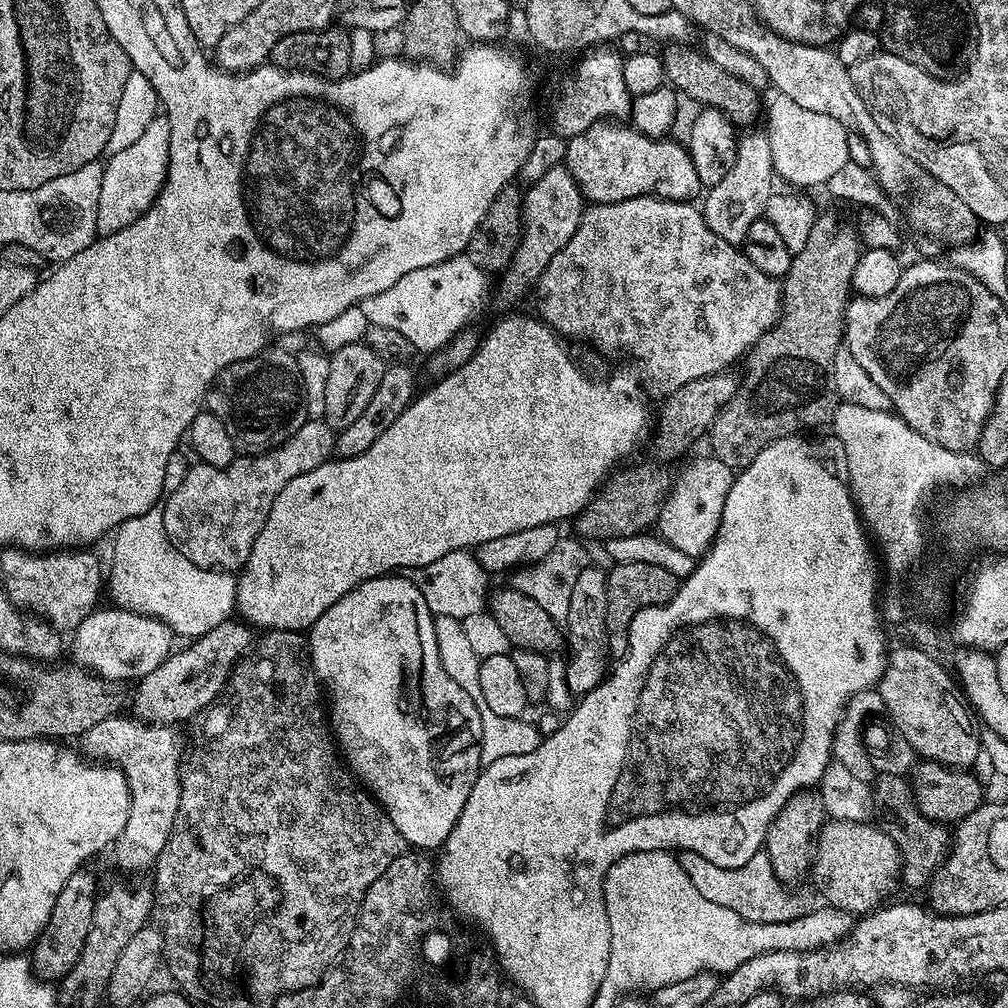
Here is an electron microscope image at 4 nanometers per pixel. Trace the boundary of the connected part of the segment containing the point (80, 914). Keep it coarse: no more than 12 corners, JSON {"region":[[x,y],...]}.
{"region":[[80,868],[58,894],[30,959],[59,982],[94,918],[96,876]]}

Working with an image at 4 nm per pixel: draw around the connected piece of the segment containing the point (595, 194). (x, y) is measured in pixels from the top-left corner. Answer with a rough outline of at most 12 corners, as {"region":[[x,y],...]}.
{"region":[[615,120],[571,137],[563,165],[593,204],[702,192],[683,143]]}

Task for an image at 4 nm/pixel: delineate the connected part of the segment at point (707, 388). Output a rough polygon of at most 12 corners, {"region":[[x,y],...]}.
{"region":[[725,370],[667,395],[651,441],[668,464],[707,435],[736,393]]}

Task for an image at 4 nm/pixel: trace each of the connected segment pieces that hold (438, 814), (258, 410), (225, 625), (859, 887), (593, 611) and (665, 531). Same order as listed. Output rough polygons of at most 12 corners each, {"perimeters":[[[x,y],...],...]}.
{"perimeters":[[[404,574],[306,639],[353,777],[439,849],[482,712]],[[296,356],[227,364],[206,408],[244,456],[310,419]],[[229,618],[139,677],[147,723],[199,717],[253,647]],[[829,819],[810,880],[841,912],[871,914],[901,883],[883,827]],[[608,577],[574,582],[568,688],[584,697],[608,665]],[[707,454],[677,475],[656,523],[698,560],[720,525],[731,465]]]}

